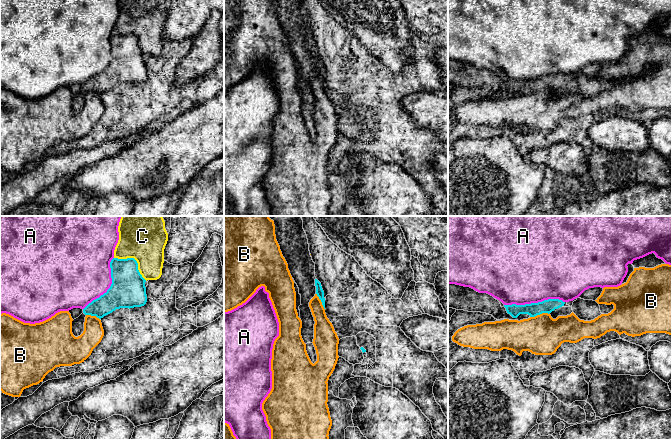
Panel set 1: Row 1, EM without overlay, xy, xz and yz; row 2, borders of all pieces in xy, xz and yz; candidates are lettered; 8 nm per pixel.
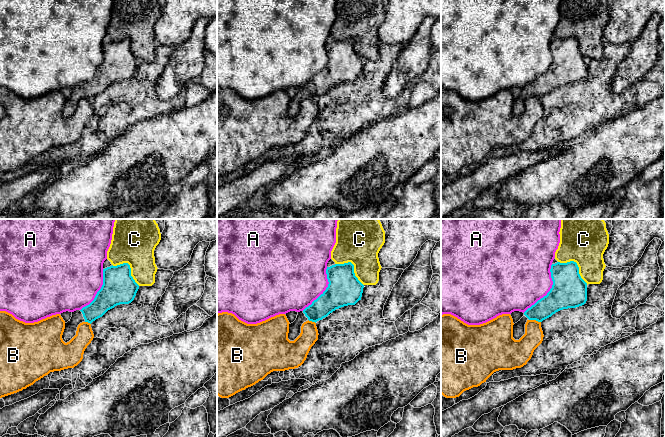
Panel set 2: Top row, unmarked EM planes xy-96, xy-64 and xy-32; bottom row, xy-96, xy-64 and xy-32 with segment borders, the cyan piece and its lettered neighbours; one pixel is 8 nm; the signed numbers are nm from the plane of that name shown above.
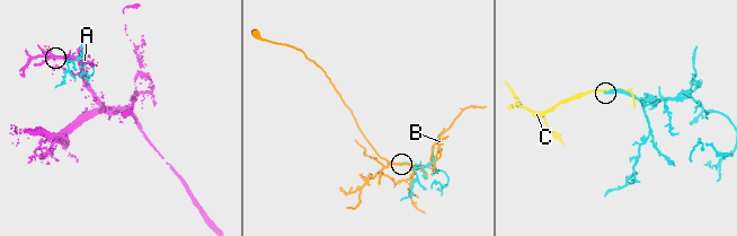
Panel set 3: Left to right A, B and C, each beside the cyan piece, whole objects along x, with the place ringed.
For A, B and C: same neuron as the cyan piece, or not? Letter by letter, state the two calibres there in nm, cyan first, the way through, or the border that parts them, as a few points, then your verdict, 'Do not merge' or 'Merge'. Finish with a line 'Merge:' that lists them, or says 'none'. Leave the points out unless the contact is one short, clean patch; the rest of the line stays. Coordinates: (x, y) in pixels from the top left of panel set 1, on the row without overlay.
A: Thickness 110 nm (cyan) against 500 nm. Do not merge
B: Thickness 110 nm (cyan) against 320 nm. Do not merge
C: Thickness 280 nm (cyan) against 300 nm. Do not merge
Merge: none

